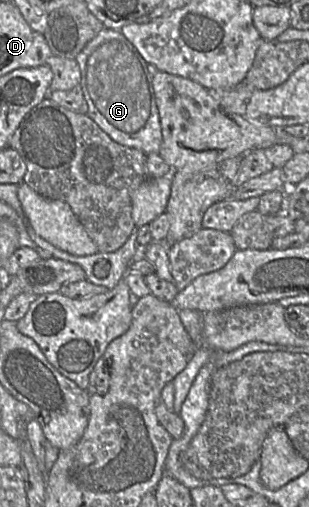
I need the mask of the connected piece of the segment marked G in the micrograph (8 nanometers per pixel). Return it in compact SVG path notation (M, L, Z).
M108 28L101 30L75 60L81 72L80 88L88 105L86 115L118 144L137 149L146 155L158 154L162 143L162 130L153 89L156 69L143 59L122 33Z

